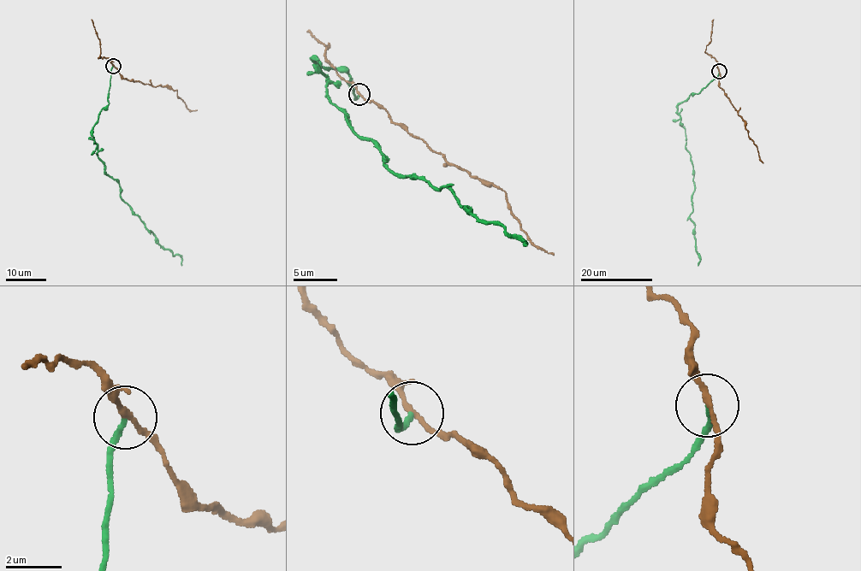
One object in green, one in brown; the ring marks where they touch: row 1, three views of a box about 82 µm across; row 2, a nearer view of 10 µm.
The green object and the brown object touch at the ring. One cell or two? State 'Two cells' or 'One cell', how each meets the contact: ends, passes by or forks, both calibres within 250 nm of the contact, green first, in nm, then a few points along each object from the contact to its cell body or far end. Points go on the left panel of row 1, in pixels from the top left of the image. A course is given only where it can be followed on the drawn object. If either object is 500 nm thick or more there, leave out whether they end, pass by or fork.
Two cells. At the ring green ends. At the ring brown passes by. Thickness 150 nm (green) against 170 nm. Course of green: (113, 65), (109, 104), (93, 127), (99, 160), (119, 184), (121, 199), (156, 241), (181, 257), (181, 266). Course of brown: (113, 65), (123, 78), (177, 91), (177, 97), (186, 107), (197, 110)

